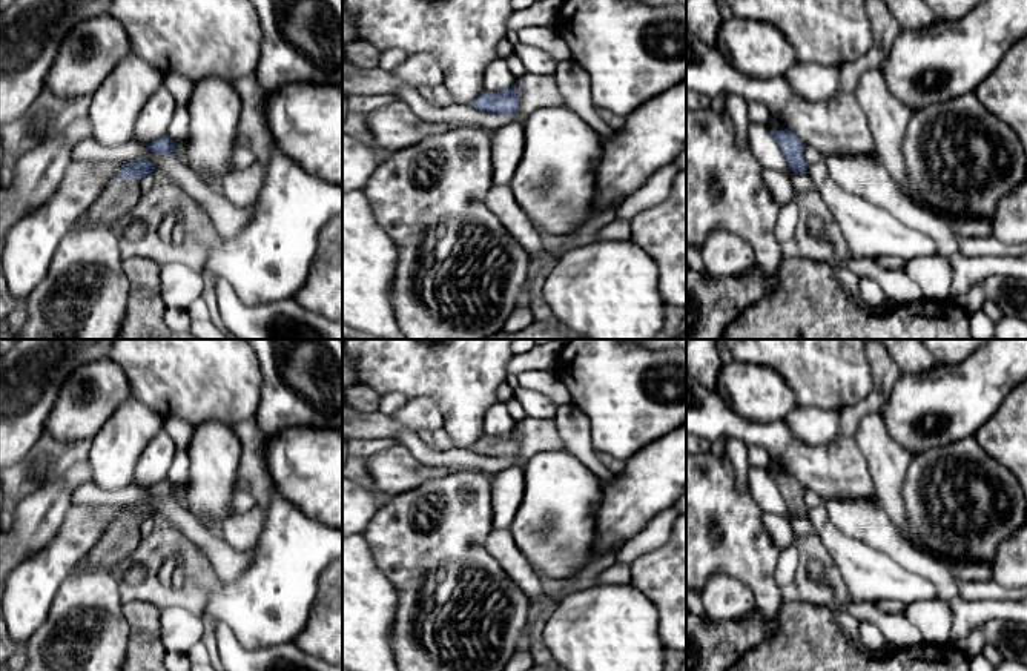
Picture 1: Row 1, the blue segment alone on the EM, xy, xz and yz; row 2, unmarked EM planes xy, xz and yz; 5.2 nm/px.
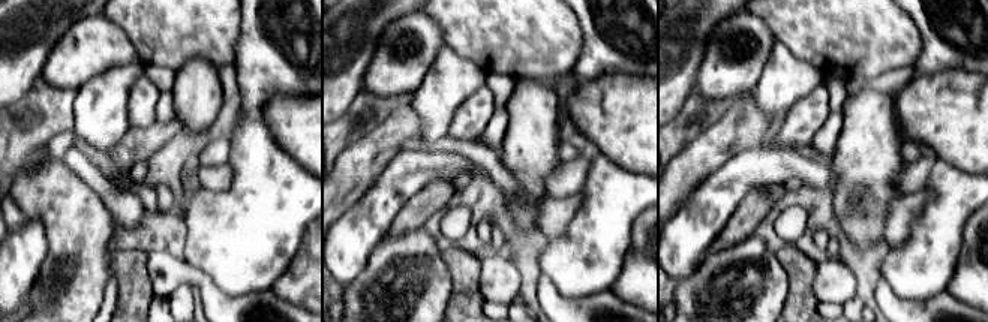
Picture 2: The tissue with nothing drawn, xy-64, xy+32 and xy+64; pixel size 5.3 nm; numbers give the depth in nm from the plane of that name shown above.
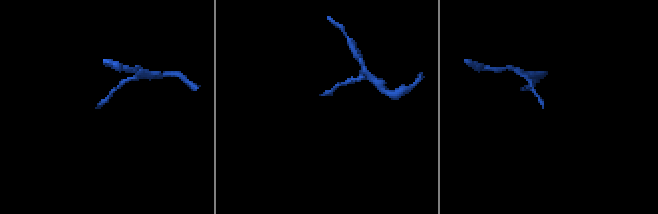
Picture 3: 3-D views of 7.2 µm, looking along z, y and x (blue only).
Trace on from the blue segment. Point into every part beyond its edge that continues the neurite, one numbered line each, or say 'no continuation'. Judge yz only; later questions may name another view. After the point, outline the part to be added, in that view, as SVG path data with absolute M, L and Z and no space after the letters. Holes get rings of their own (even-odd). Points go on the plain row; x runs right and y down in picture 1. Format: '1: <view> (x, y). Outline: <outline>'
no continuation

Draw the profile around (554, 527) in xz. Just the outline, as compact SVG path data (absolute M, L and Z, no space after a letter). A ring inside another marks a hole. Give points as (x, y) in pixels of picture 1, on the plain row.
M565 450L540 451L523 461L525 487L510 533L533 568L553 580L576 577L589 562L602 504L602 481Z

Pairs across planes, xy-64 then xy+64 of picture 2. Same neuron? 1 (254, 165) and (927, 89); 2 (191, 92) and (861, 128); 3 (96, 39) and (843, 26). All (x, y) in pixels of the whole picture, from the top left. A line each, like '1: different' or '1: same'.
1: different
2: same
3: different

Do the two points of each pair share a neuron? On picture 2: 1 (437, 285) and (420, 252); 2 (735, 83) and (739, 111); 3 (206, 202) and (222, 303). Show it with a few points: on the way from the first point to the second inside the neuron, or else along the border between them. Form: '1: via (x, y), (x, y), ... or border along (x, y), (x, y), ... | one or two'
1: via (429, 277), (420, 268), (420, 259) | one
2: border along (751, 90), (735, 99) | two
3: border along (200, 270), (227, 294), (243, 295), (257, 291) | two

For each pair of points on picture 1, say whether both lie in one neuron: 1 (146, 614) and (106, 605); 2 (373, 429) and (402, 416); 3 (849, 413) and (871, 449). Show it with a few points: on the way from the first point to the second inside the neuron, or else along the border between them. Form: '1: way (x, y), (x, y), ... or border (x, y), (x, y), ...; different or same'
1: border (122, 605), (128, 625), (128, 644); different
2: way (381, 426), (395, 424); same
3: border (880, 410), (869, 412), (852, 436); different

